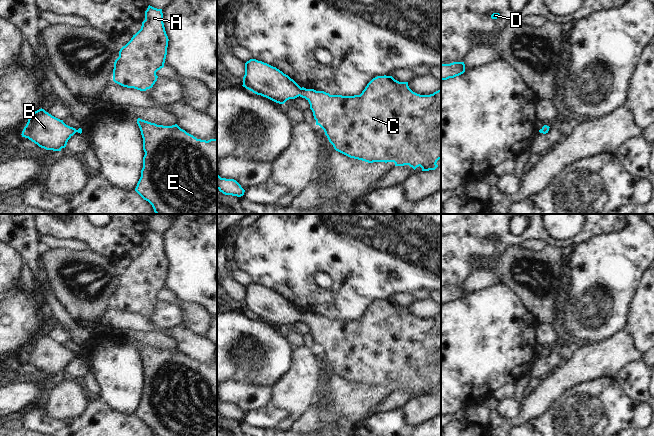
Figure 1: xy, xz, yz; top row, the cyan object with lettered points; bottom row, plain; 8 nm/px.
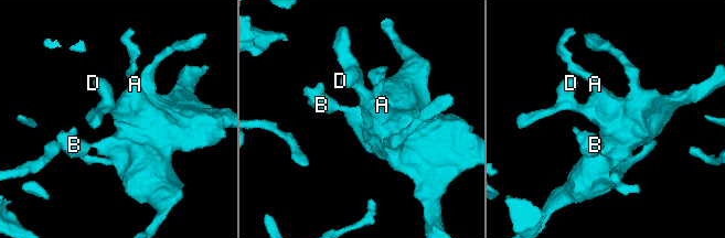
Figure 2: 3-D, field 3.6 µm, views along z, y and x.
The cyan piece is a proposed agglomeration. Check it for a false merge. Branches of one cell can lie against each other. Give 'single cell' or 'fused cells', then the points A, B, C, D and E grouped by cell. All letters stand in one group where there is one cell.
single cell; groups A B C D E

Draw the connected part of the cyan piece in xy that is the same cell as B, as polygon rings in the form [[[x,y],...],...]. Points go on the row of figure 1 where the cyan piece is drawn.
[[[41,108],[30,116],[21,135],[41,148],[61,151],[76,132],[81,134],[82,129],[76,130],[66,125],[63,120],[52,116]]]

